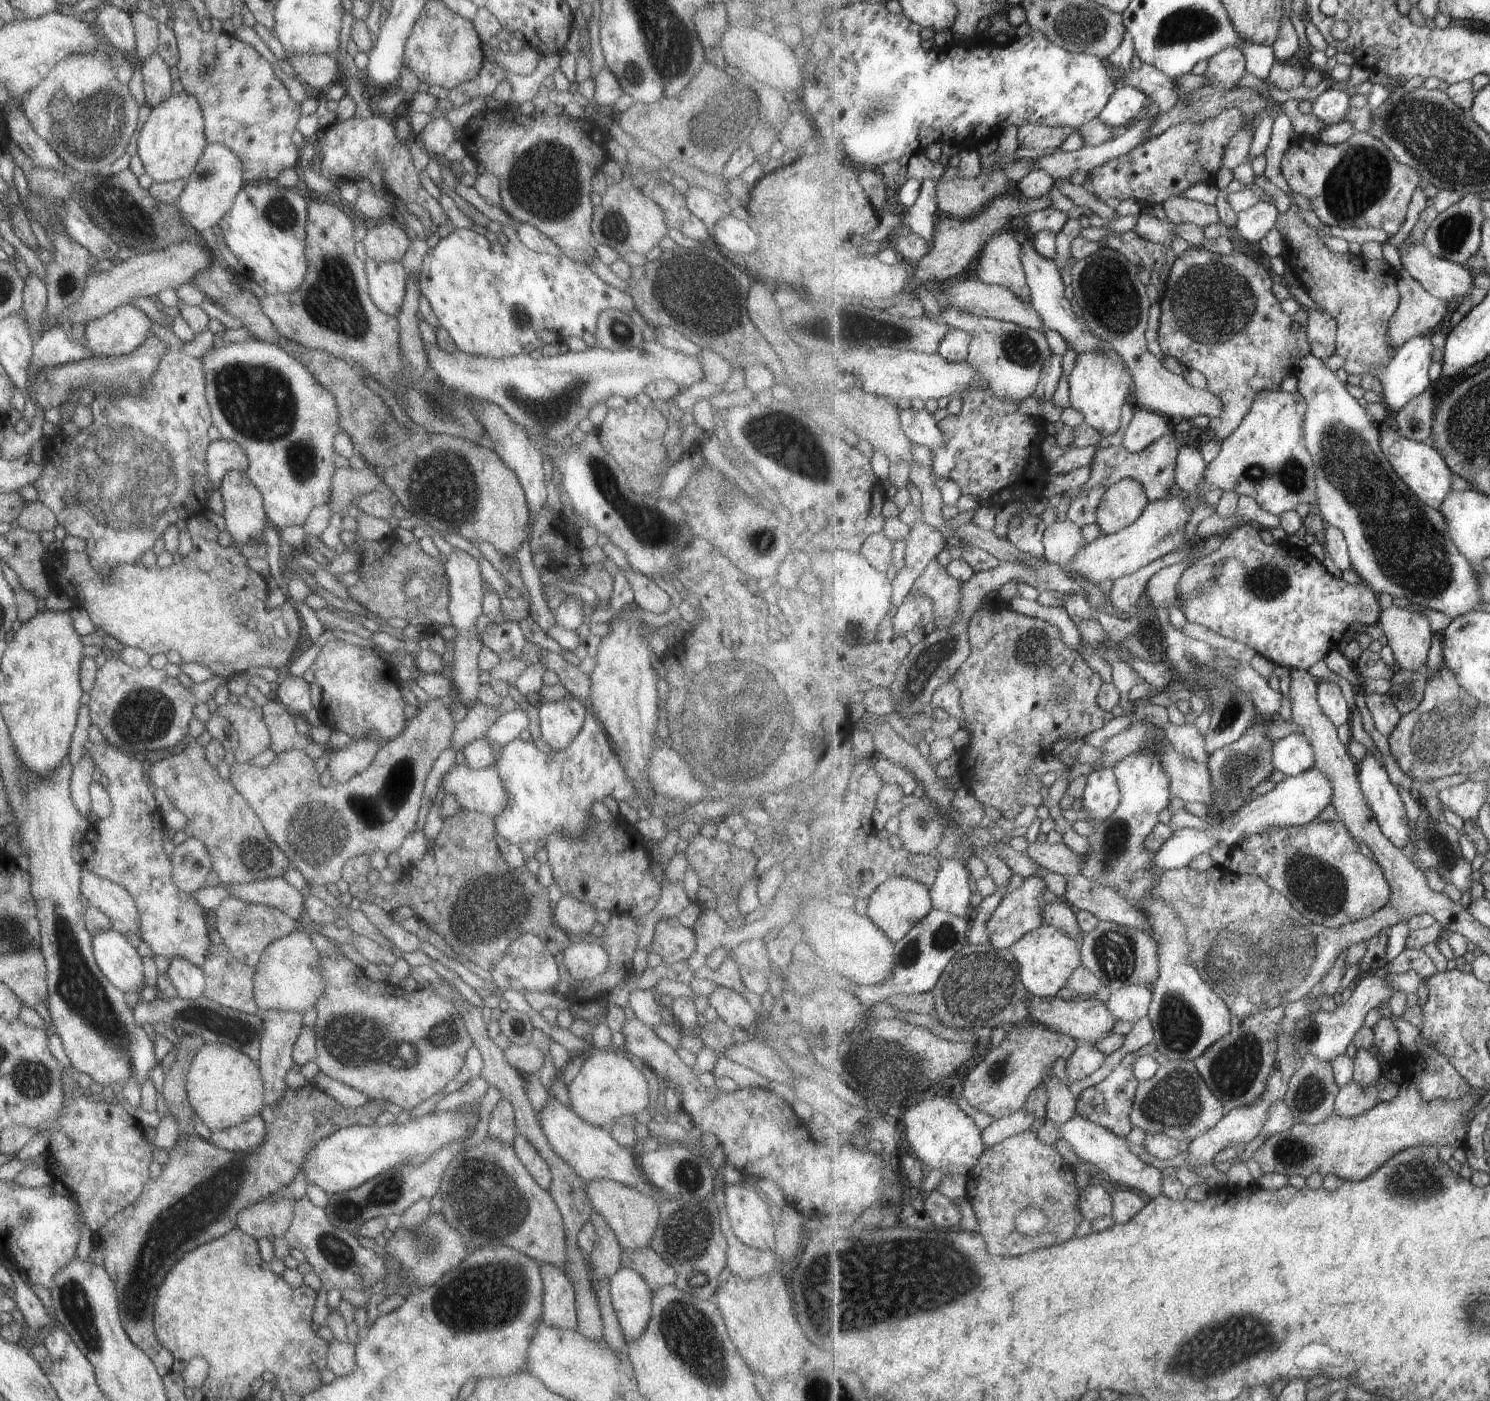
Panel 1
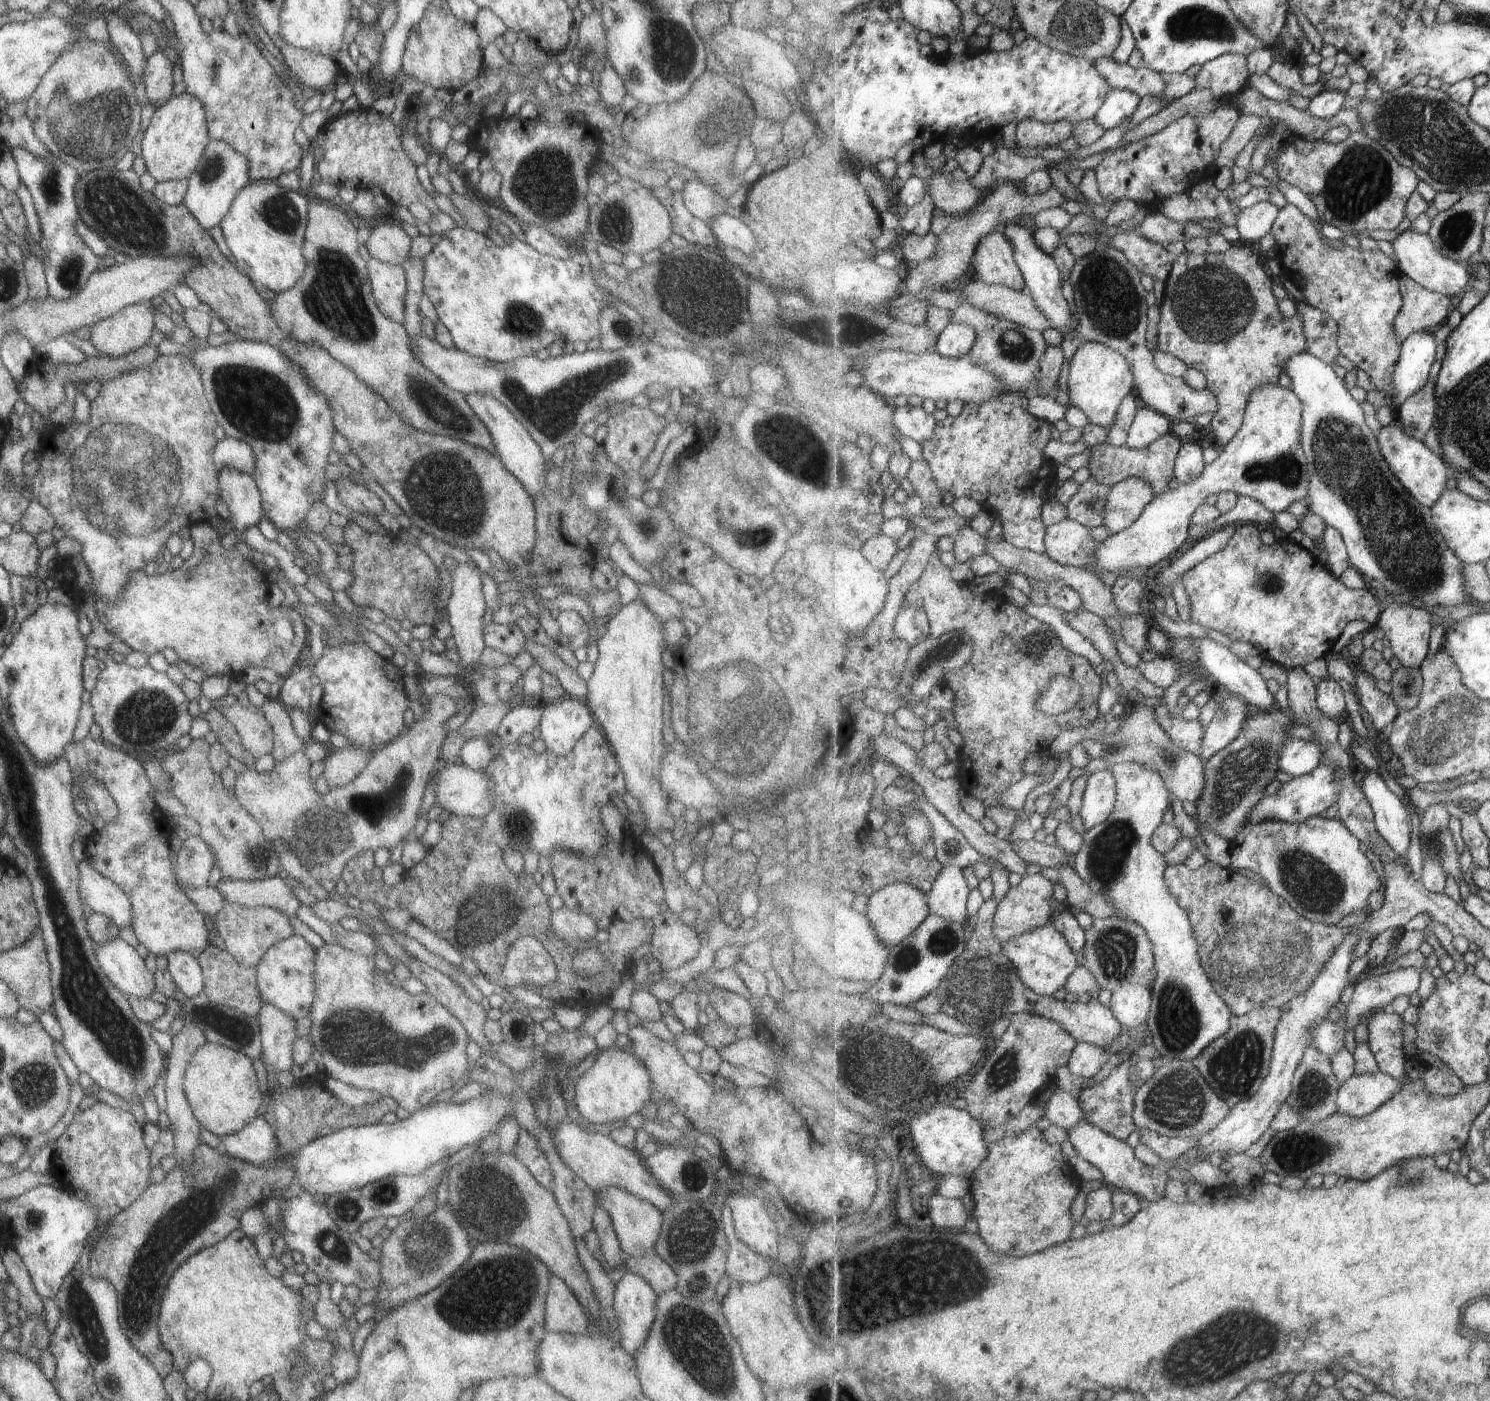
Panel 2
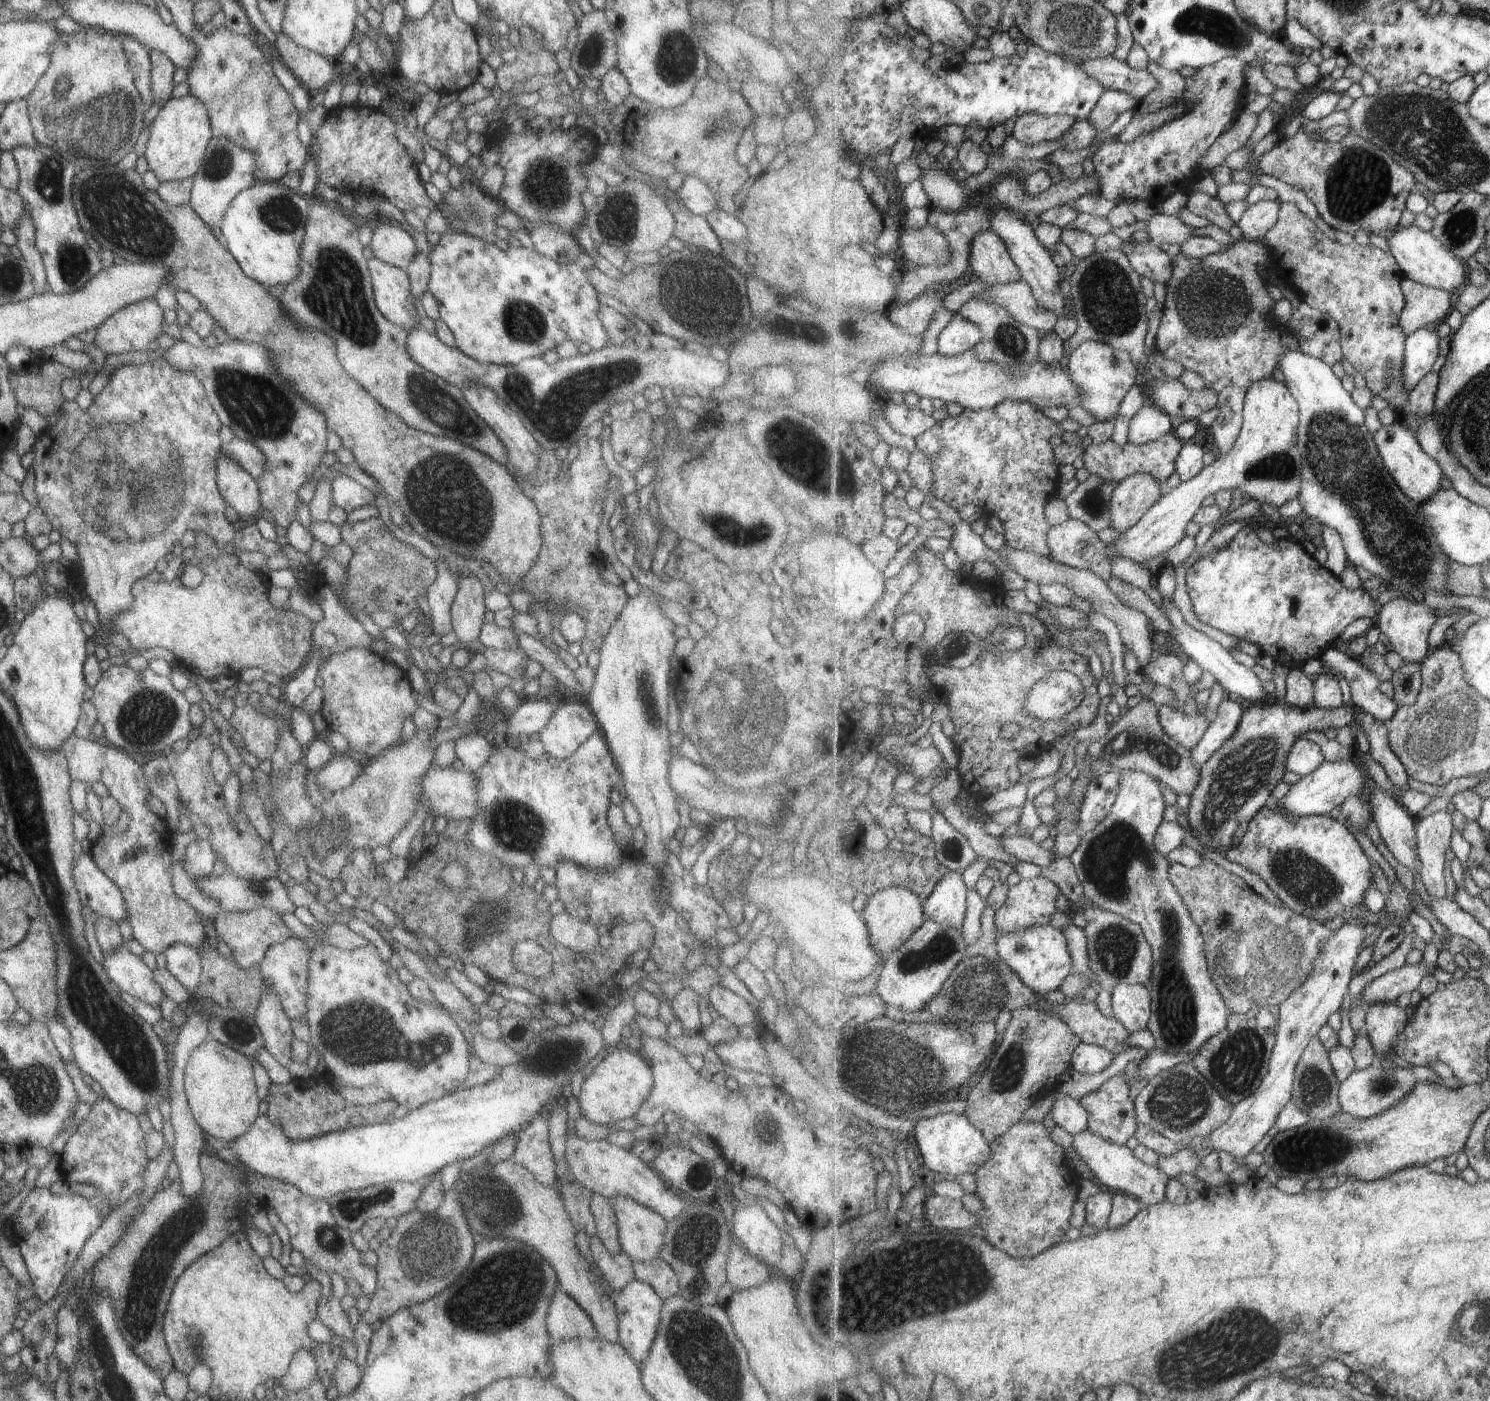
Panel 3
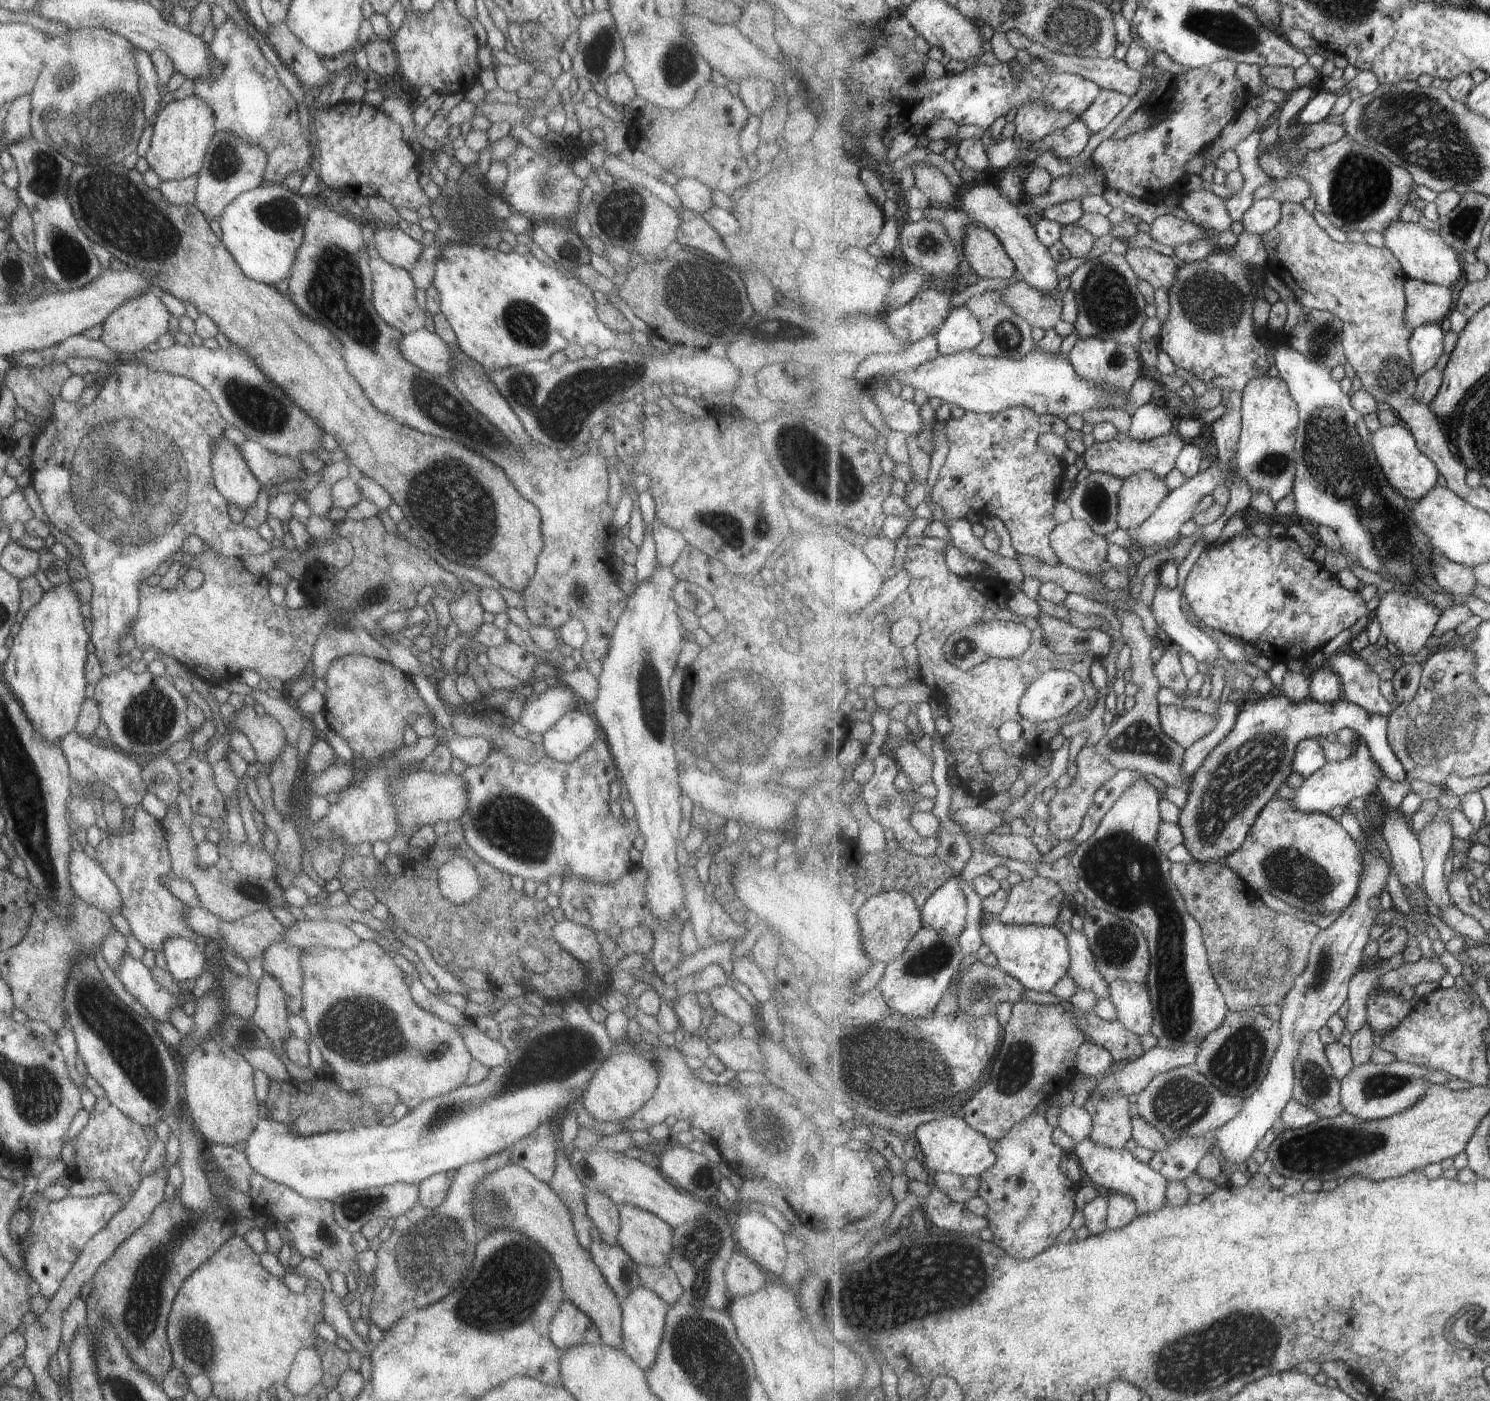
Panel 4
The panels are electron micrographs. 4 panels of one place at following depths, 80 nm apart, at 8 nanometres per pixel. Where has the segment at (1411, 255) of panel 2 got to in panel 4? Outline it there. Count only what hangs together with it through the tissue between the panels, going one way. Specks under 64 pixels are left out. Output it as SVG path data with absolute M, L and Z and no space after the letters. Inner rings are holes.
M1397 220L1384 233L1385 247L1389 248L1401 262L1408 279L1418 279L1421 282L1453 286L1463 276L1463 260L1449 244L1441 238L1441 234L1427 230L1421 224L1413 224Z

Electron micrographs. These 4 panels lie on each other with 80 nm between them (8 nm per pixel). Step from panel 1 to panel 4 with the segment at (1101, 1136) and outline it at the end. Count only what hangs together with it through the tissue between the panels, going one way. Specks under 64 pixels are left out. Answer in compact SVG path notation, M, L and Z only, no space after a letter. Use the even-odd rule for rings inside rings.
M1085 1138L1083 1142L1076 1144L1071 1155L1077 1163L1081 1164L1081 1168L1093 1183L1107 1190L1128 1195L1132 1200L1135 1200L1139 1215L1149 1214L1153 1210L1168 1206L1167 1188L1169 1182L1167 1178L1151 1168L1149 1164L1139 1162L1137 1158L1133 1158L1131 1152L1125 1149L1117 1150L1117 1148L1103 1146L1103 1144L1093 1142L1091 1138Z

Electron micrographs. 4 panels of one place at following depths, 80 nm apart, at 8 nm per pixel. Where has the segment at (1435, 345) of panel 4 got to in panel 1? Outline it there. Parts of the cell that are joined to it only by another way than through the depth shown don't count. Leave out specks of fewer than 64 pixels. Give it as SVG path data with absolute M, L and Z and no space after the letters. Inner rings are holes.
M1417 336L1395 352L1393 358L1389 360L1387 366L1369 366L1357 360L1349 360L1344 363L1344 370L1347 374L1363 375L1371 374L1380 380L1382 385L1383 402L1390 411L1401 412L1407 404L1418 398L1425 390L1431 388L1431 378L1429 378L1429 368L1431 368L1431 356L1436 352L1430 337Z

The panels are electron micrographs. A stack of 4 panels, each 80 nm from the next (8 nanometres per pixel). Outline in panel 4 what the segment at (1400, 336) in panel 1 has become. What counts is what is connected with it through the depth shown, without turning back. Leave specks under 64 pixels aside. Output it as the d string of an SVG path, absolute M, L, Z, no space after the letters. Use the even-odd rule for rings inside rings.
M1408 279L1405 288L1408 301L1405 318L1412 331L1448 318L1453 308L1451 288L1418 279Z

